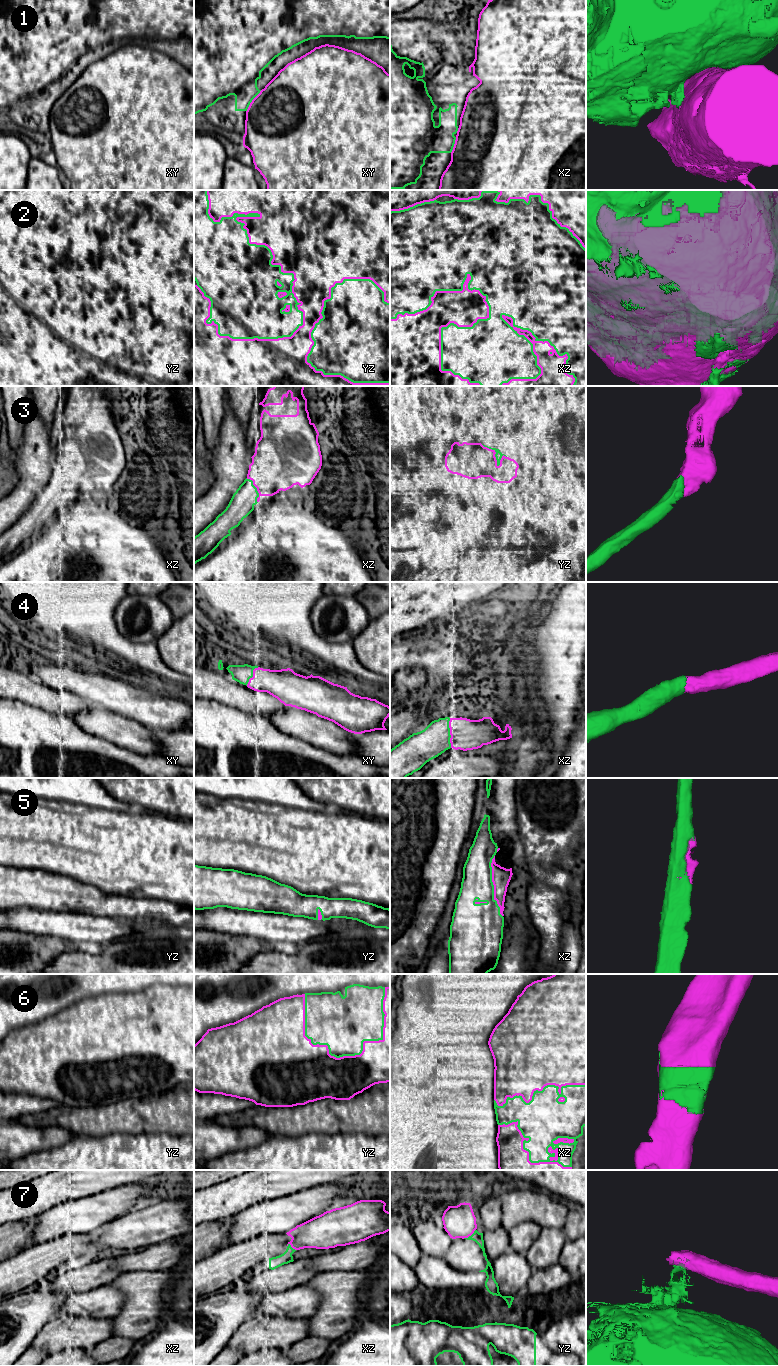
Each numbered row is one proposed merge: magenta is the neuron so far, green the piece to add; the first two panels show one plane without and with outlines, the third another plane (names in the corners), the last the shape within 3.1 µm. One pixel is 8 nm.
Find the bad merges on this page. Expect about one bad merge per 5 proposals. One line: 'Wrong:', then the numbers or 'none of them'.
Wrong: 7

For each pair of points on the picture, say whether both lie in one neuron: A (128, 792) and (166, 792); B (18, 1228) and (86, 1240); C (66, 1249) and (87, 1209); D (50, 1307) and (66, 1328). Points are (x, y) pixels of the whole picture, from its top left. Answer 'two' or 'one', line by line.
A: one
B: two
C: two
D: two

